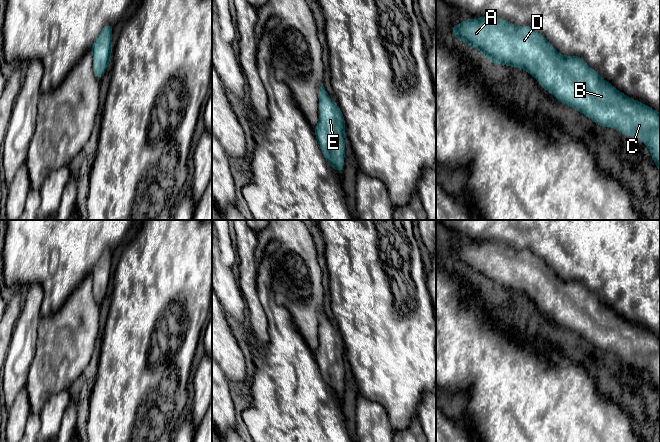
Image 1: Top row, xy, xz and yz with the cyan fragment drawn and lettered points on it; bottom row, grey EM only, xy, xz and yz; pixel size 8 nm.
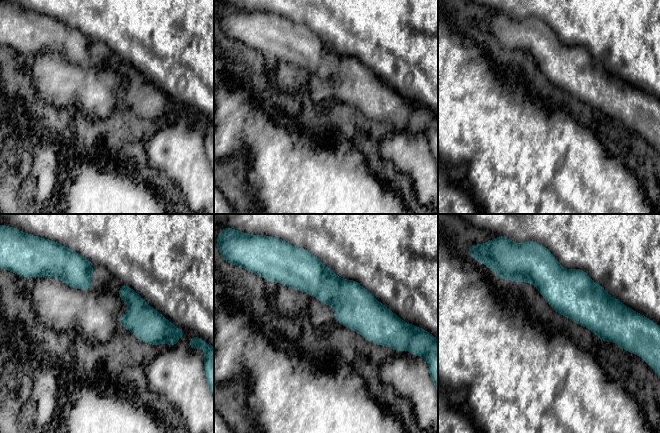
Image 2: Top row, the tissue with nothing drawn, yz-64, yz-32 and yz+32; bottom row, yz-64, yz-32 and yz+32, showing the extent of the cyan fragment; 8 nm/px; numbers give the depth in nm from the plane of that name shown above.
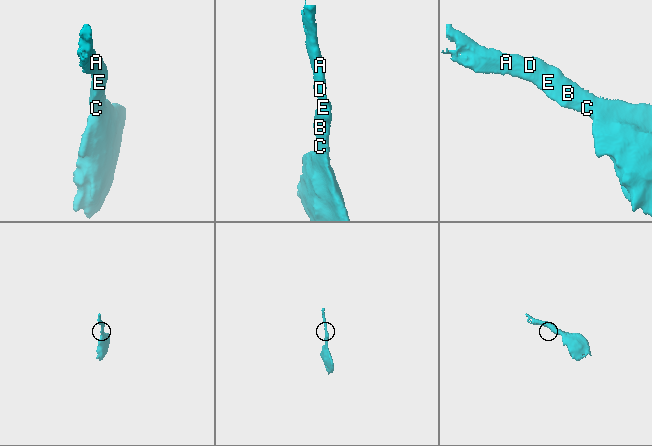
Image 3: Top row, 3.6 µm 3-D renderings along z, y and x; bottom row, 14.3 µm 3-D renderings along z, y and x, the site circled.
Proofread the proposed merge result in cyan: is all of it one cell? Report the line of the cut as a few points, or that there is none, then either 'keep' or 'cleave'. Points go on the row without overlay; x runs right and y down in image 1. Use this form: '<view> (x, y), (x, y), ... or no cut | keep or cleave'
no cut | keep

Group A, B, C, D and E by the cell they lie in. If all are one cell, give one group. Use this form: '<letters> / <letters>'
A B C D E

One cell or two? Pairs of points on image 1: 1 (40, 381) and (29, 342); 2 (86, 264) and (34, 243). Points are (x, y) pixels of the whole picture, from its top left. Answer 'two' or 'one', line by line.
1: two
2: one

